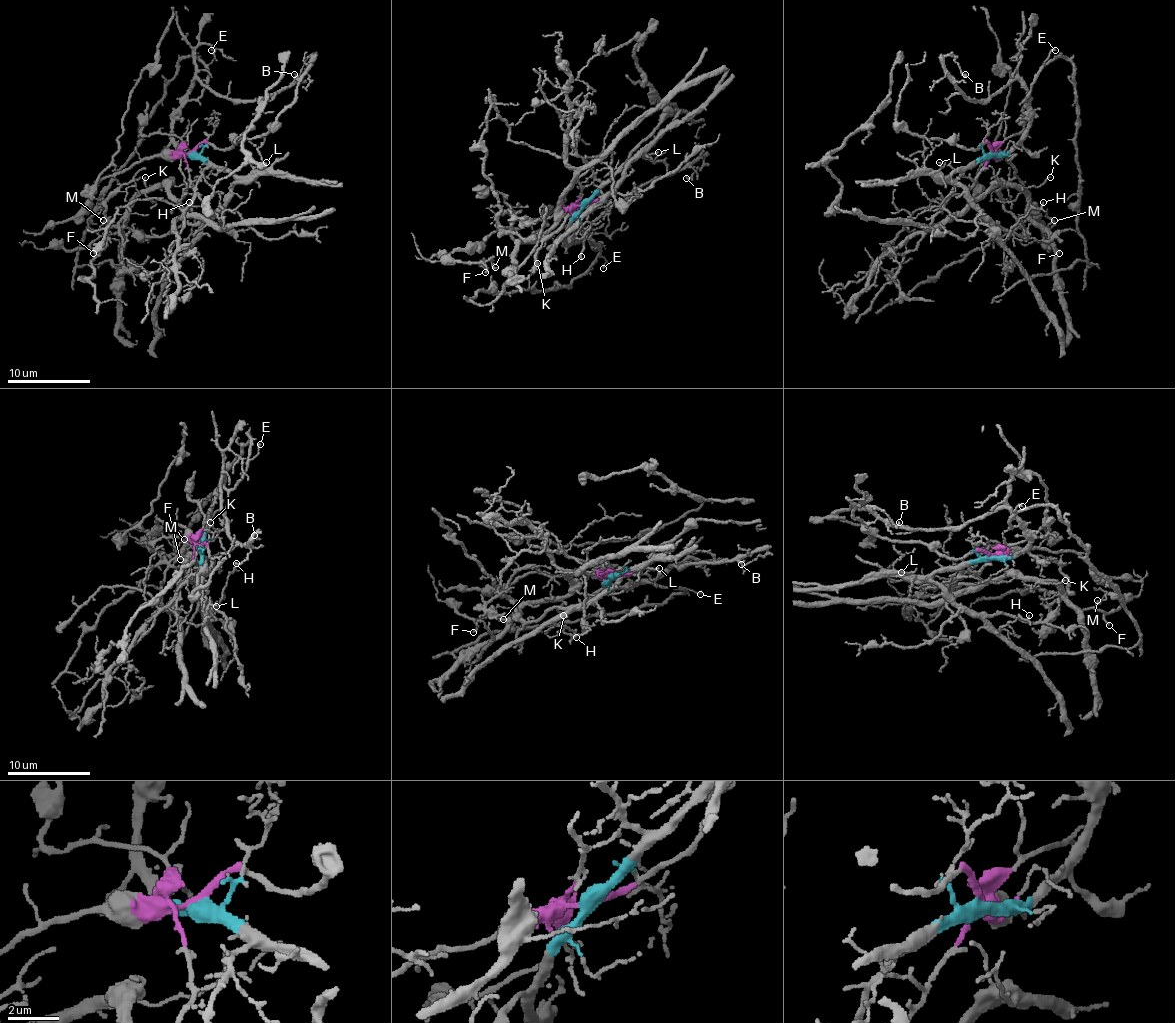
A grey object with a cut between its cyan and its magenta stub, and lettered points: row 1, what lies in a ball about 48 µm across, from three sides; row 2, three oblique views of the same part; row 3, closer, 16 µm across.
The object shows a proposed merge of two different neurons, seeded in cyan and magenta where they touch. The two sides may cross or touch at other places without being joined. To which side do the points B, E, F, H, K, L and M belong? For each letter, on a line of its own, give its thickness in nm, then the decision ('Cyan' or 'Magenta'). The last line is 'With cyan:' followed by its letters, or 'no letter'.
B: Thickness 140 nm. Cyan
E: Thickness 100 nm. Cyan
F: Thickness 140 nm. Magenta
H: Thickness 140 nm. Cyan
K: Thickness 110 nm. Magenta
L: Thickness 100 nm. Cyan
M: Thickness 120 nm. Magenta
With cyan: B, E, H, L

